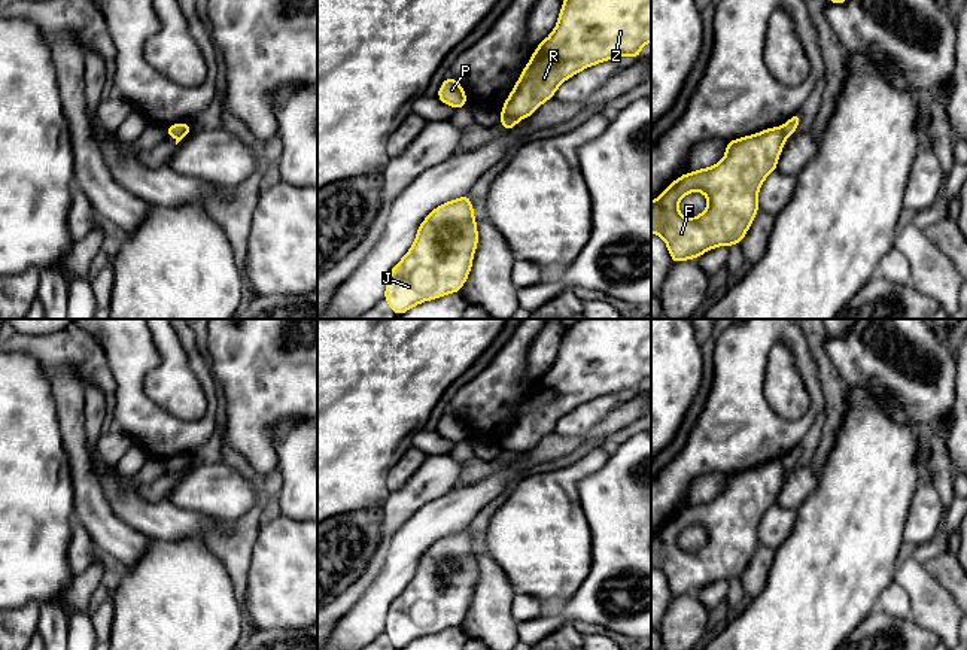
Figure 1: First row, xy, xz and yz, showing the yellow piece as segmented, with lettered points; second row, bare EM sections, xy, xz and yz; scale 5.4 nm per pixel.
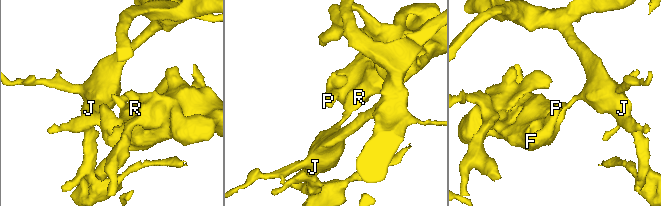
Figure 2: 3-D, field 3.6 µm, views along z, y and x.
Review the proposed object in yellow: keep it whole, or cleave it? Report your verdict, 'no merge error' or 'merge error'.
merge error

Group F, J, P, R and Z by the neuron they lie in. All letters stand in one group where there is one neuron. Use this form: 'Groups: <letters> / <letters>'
Groups: F P R Z / J

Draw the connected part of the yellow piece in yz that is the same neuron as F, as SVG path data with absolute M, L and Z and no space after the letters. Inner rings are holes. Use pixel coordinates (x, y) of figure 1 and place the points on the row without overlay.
M770 461L751 470L730 474L726 489L712 501L705 501L675 513L651 535L651 567L660 569L672 596L696 593L718 580L739 578L758 547L758 525L766 511L776 504L787 470L782 461ZM700 525L708 532L706 543L694 550L679 547L679 535L687 528Z

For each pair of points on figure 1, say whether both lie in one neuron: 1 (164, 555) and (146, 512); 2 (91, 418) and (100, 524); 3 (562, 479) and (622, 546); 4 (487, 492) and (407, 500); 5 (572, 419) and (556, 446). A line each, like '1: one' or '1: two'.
1: two
2: two
3: two
4: two
5: two

